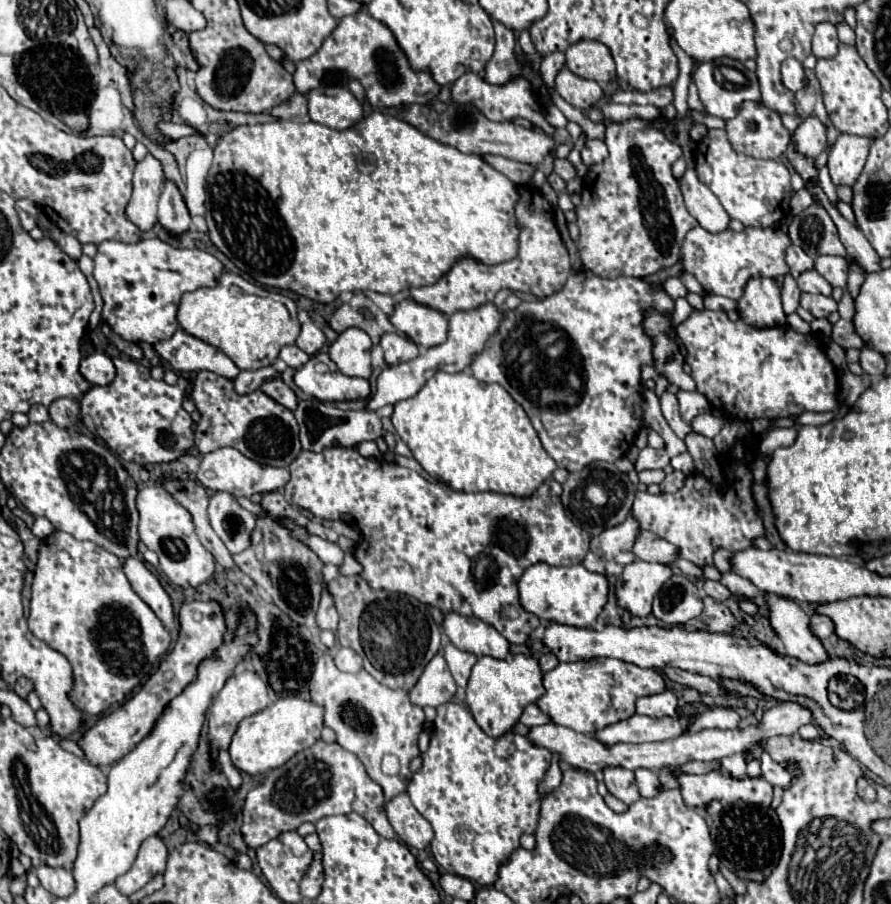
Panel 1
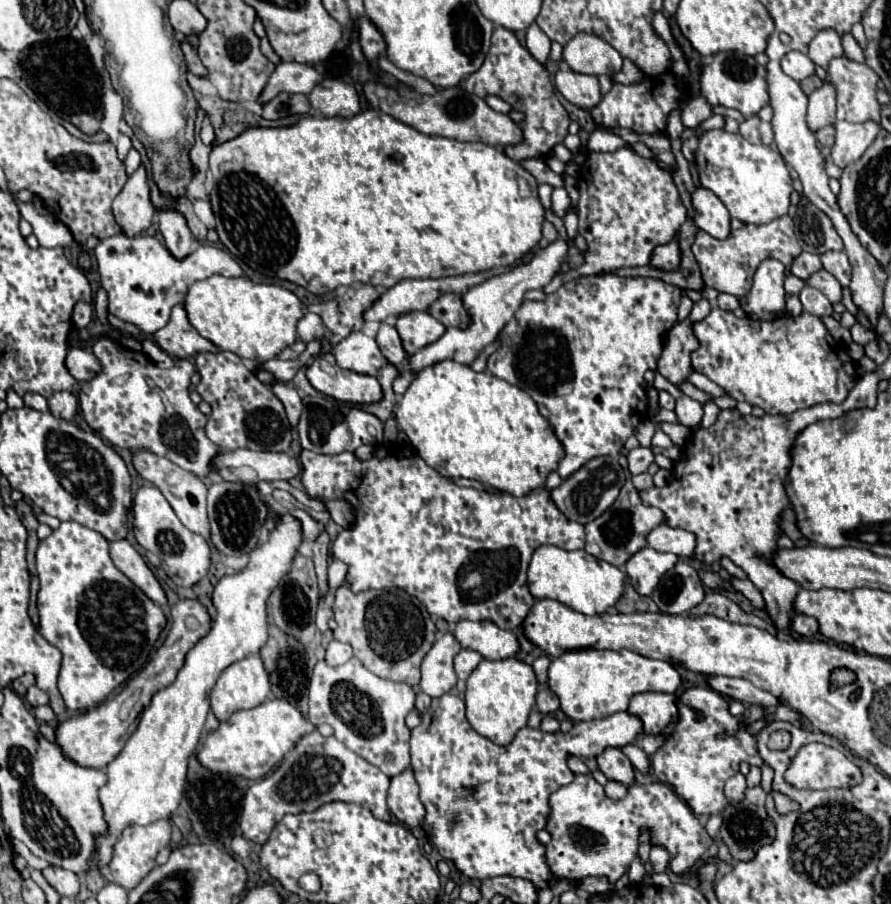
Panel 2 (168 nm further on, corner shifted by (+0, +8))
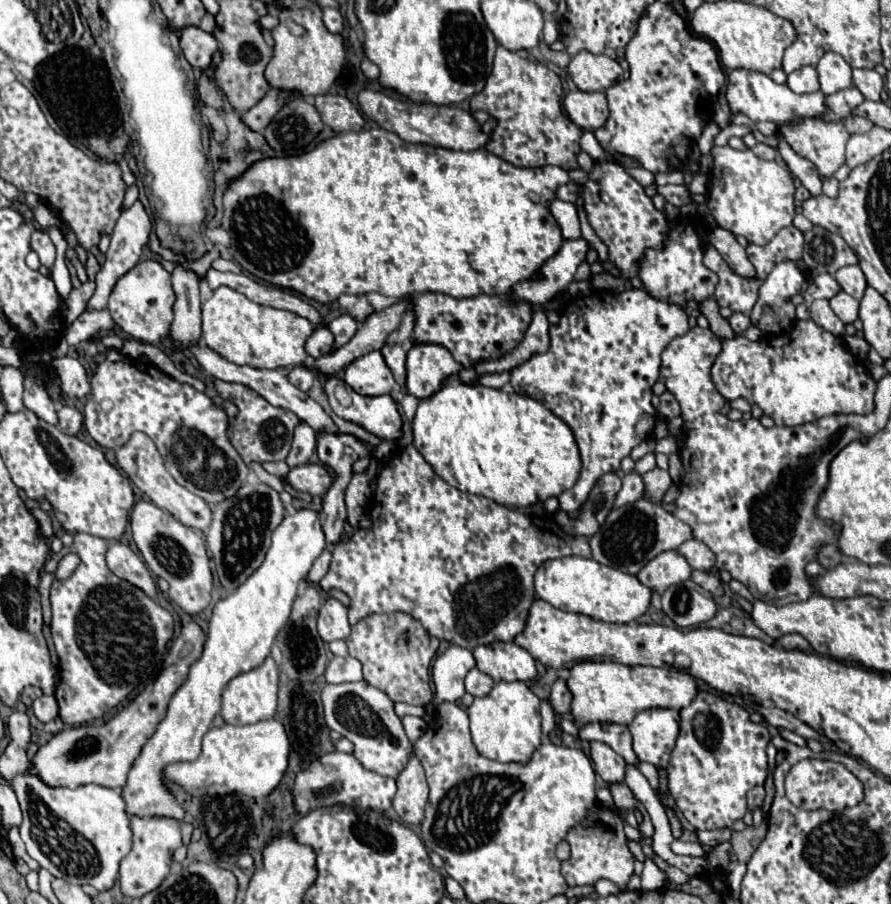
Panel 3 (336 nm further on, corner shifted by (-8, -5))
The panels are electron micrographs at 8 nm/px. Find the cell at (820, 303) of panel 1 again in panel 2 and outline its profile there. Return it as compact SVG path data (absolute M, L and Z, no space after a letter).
M805 285L799 293L801 297L801 303L803 303L803 309L817 315L817 317L823 317L823 315L831 315L833 313L833 305L831 301L815 287L811 285Z

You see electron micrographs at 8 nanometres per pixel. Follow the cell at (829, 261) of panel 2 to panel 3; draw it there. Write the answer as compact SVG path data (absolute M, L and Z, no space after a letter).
M855 264L855 266L843 266L835 272L835 280L839 282L841 290L847 292L849 296L861 300L865 288L867 288L867 280L865 280L865 274L863 270Z

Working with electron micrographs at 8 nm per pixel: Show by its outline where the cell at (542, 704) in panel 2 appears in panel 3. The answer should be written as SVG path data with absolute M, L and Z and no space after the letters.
M557 680L557 682L553 684L549 700L551 700L553 712L555 712L557 716L563 716L563 714L567 714L567 712L569 712L571 694L569 694L569 690L567 690L567 686L565 686L565 680Z

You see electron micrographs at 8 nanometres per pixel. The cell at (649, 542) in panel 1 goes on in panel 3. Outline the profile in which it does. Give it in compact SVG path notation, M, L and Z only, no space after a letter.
M687 540L683 542L677 552L687 558L689 566L693 570L711 570L713 564L715 564L715 554L703 544L703 542L697 542L697 540Z

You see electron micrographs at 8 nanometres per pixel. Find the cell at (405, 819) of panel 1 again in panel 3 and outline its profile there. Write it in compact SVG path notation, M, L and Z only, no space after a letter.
M415 756L397 778L397 794L393 798L393 810L405 824L421 824L425 818L429 788L425 782L425 772Z

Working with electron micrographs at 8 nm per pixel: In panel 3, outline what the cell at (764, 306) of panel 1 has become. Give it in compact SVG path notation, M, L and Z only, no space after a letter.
M793 262L777 264L759 288L759 300L751 310L753 326L757 326L765 336L777 336L781 332L789 332L789 328L793 328L795 322L795 306L791 302L791 296L795 296L801 290L803 282L805 282L805 274L797 268L797 264Z

